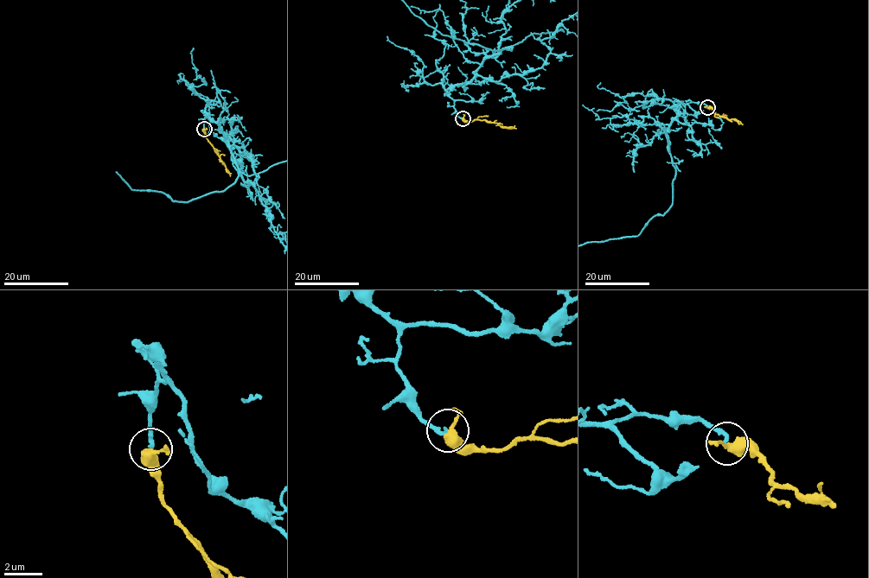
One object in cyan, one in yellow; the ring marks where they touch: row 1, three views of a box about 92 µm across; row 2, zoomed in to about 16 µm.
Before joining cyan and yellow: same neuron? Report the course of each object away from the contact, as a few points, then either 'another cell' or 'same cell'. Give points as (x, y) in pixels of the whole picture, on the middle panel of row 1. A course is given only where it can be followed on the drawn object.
yellow runs (463, 118), (516, 128); same cell

